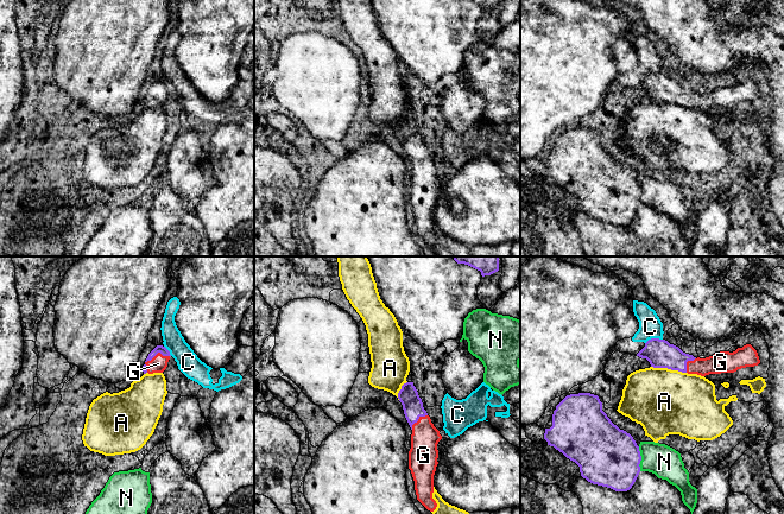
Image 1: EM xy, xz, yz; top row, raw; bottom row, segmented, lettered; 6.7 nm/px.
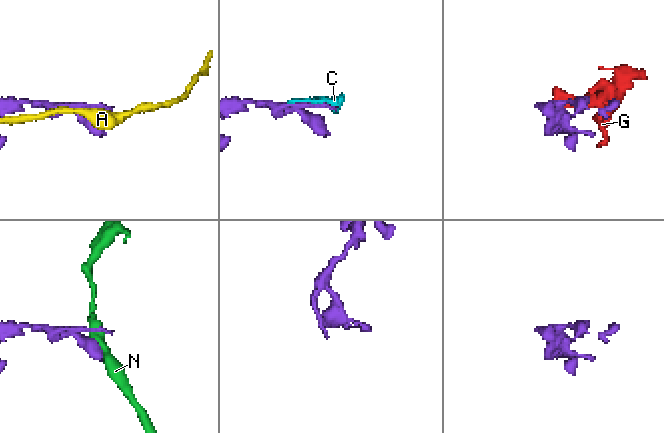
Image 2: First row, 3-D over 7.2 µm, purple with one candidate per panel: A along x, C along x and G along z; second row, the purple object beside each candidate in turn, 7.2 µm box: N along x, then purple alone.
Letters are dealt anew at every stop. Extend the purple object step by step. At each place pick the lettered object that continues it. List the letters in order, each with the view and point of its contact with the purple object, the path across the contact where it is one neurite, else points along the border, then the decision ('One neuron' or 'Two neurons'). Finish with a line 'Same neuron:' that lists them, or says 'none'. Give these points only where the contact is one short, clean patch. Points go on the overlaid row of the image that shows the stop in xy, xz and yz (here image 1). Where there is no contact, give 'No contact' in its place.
A: Touches purple at yz (669, 368). Two neurons
C: Touches purple at yz (653, 338). Two neurons
G: Touches purple at xy (152, 357). Path across: xy (163, 350), (152, 357), (158, 363). One neuron
N: Touches purple at yz (640, 458). Two neurons
Same neuron: G

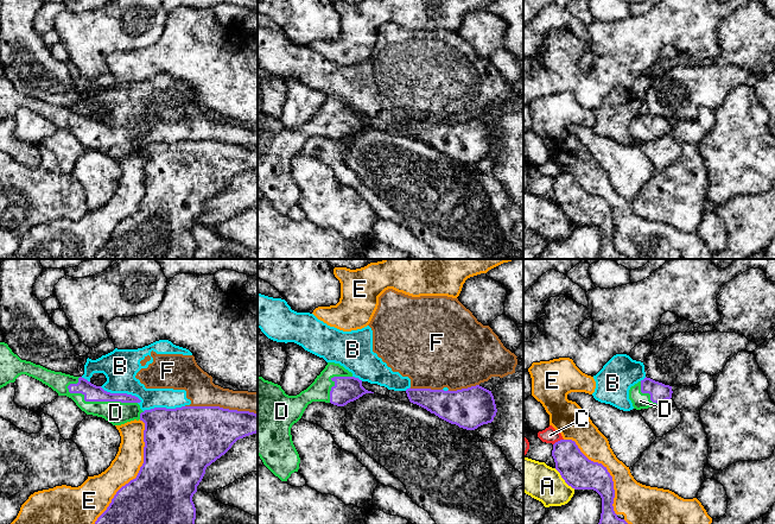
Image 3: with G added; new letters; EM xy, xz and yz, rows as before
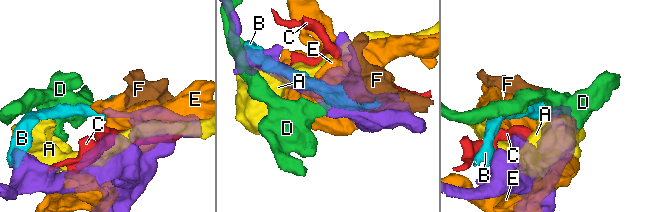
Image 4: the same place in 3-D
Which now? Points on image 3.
A: Touches purple at yz (564, 479). Two neurons
B: Touches purple at xy (121, 393). Two neurons
C: Touches purple at yz (558, 441). Two neurons
D: Touches purple at xy (100, 401). One neuron
E: Touches purple at xy (138, 473). Two neurons
F: Touches purple at xy (221, 408). Two neurons
Same neuron: D

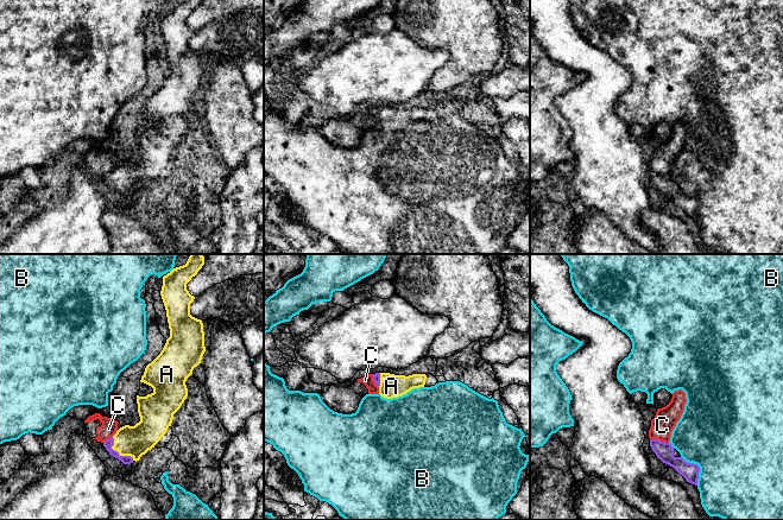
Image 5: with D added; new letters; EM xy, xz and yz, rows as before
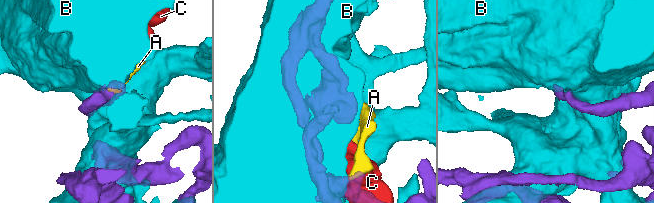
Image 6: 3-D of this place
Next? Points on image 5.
A: Touches purple at xy (118, 452). Path across: xy (126, 460), (118, 452), (125, 445), (136, 441). One neuron
B: Touches purple at yz (698, 467). Two neurons
C: Touches purple at yz (660, 441). Boundary: yz (650, 438), (657, 438), (668, 443). Two neurons
Same neuron: A

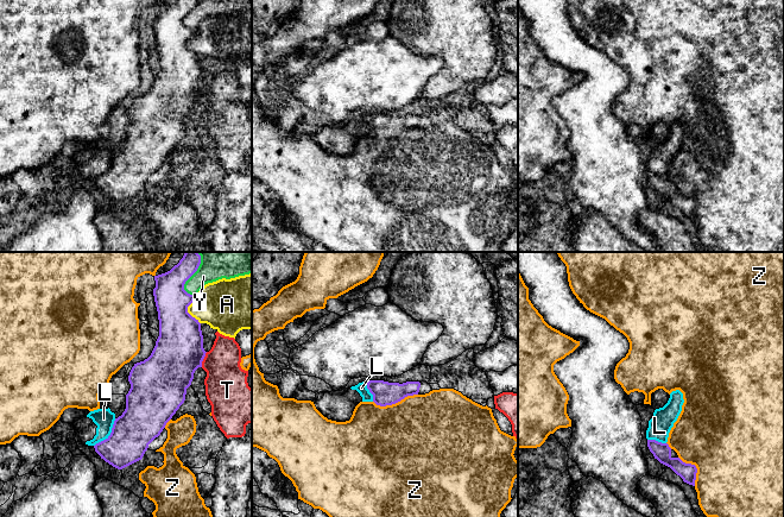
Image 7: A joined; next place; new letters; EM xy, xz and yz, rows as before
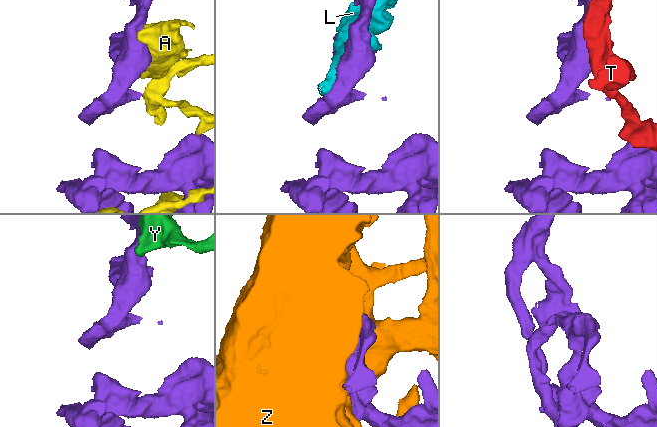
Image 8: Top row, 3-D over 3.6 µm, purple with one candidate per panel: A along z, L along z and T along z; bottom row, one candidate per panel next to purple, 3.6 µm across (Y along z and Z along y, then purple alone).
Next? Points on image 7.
A: Touches purple at xy (187, 309). Two neurons
L: Touches purple at xy (111, 434). Two neurons
T: Touches purple at xy (203, 358). Boundary: xy (207, 352), (201, 366). Two neurons
Y: Touches purple at xy (194, 272). Two neurons
Z: Touches purple at xz (394, 403). Two neurons
Same neuron: none

